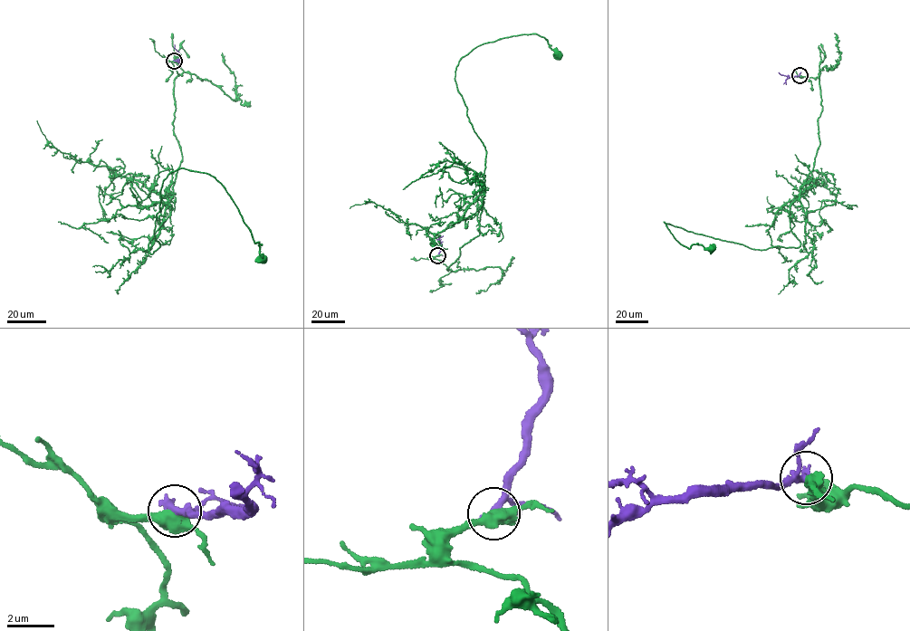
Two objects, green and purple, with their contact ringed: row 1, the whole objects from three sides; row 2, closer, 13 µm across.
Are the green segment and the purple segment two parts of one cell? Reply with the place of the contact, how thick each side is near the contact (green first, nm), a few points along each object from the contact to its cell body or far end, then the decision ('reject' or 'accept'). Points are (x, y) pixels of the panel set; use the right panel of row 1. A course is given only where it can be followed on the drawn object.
at (799, 75); 480 nm thick on the green side, 280 nm on the other; green runs (800, 75), (822, 107), (790, 208), (800, 245), (664, 222), (711, 247); purple runs (800, 75), (791, 77), (779, 72); reject

